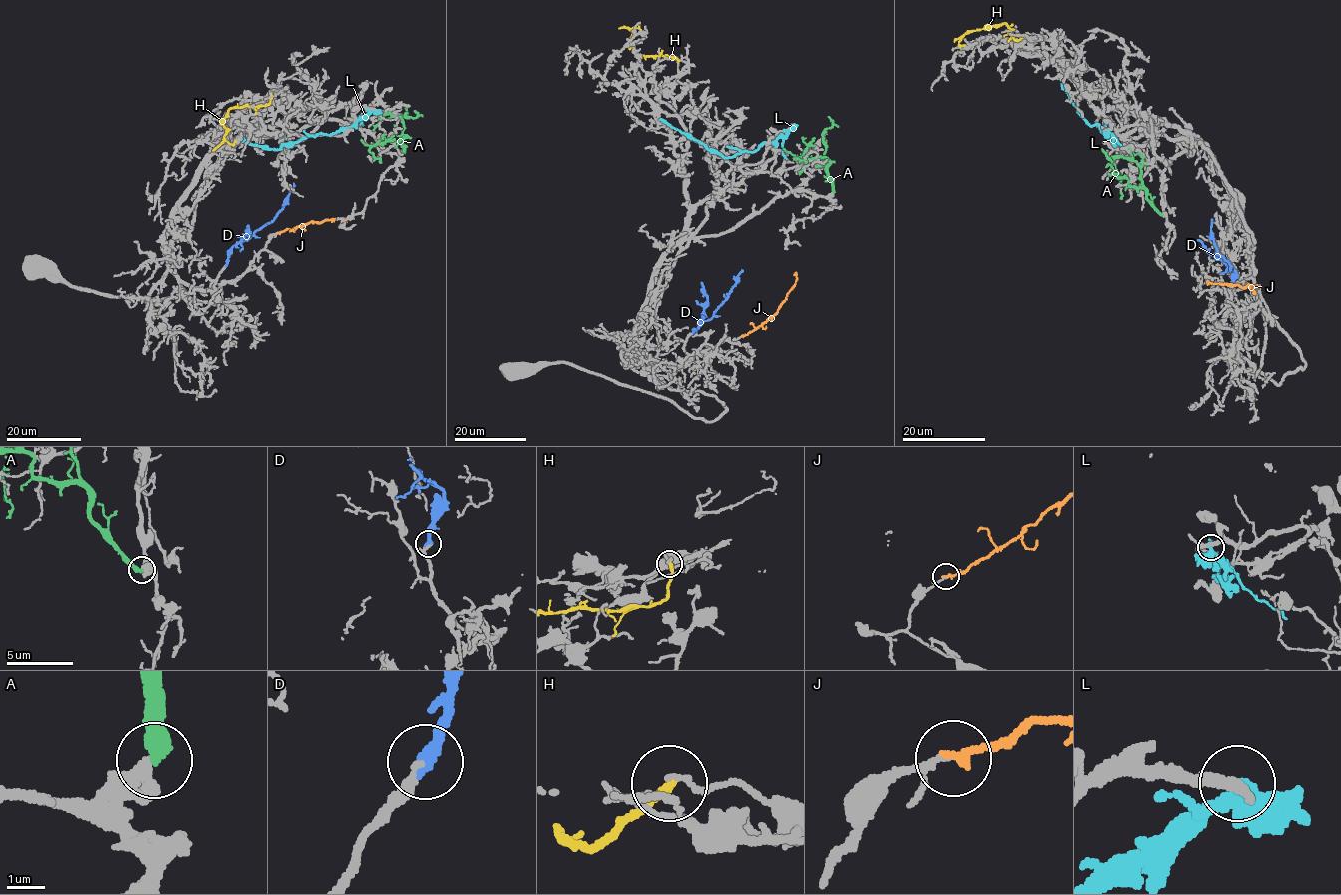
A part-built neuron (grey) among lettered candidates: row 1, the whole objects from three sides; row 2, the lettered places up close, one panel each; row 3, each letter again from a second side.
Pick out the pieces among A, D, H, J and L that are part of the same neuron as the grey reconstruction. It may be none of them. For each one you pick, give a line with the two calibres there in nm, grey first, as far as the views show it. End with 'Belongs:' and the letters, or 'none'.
Belongs: none

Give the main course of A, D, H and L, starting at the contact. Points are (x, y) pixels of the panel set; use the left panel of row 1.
A: (403, 153), (402, 117), (406, 113), (406, 117), (417, 116), (414, 110)
D: (226, 266), (227, 253), (234, 245), (272, 221), (285, 203), (293, 183)
H: (270, 93), (267, 105), (231, 108), (223, 123), (227, 131), (212, 150)
L: (374, 109), (352, 125), (329, 134), (309, 136), (280, 148), (252, 145), (238, 138)

